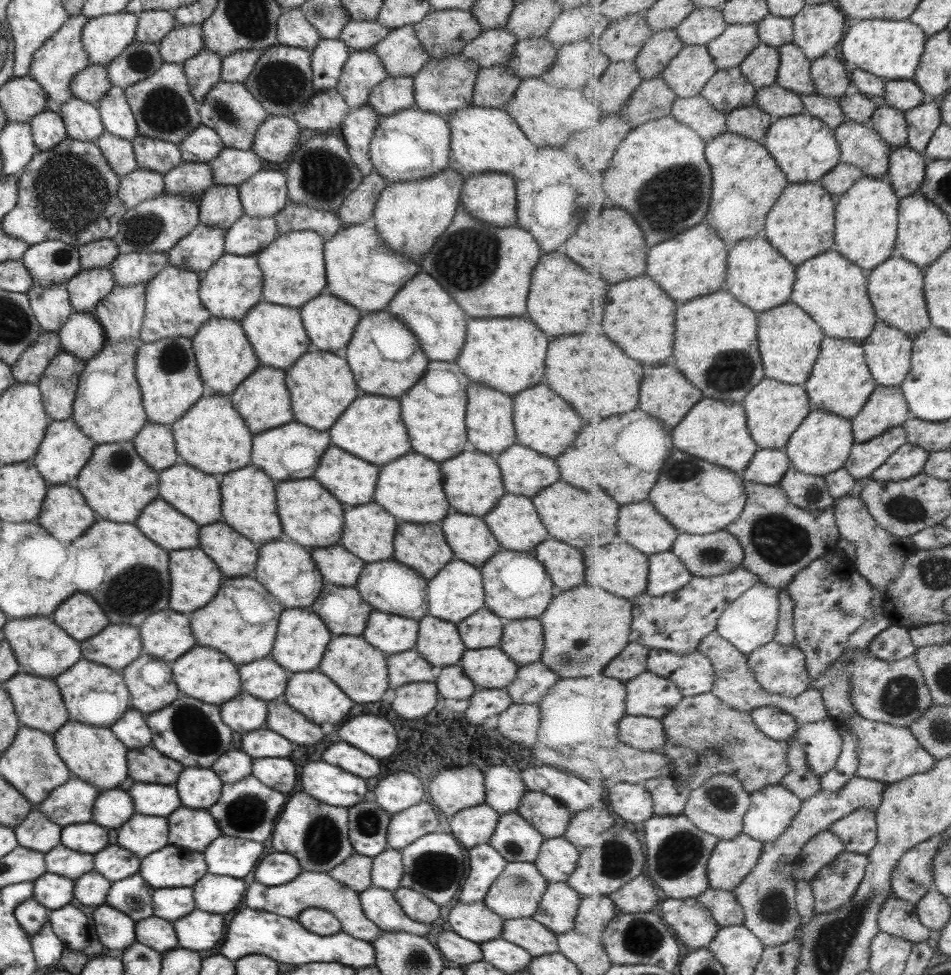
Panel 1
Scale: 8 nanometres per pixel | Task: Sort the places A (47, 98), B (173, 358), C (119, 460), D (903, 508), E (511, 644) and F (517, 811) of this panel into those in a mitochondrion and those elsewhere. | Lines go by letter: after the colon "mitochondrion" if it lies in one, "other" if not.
A: other
B: mitochondrion
C: mitochondrion
D: mitochondrion
E: other
F: other

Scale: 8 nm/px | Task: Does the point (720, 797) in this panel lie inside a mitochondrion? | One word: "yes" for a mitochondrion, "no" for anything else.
yes

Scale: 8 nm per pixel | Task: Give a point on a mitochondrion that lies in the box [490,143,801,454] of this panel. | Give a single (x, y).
(669, 201)

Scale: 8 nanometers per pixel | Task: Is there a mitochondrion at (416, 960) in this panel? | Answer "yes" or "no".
yes

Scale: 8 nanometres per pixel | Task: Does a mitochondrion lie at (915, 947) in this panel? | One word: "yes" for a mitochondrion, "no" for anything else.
no

